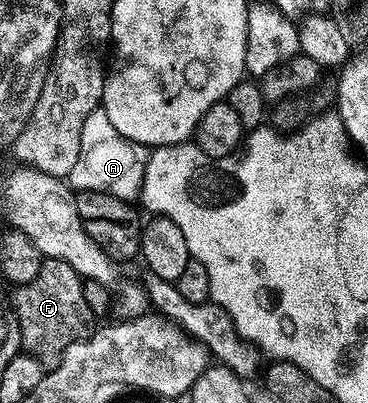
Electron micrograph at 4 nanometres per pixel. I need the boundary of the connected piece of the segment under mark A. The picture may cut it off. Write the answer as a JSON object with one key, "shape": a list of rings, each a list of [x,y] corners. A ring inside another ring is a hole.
{"shape":[[[97,108],[89,112],[81,128],[79,155],[77,164],[73,164],[73,172],[69,176],[69,185],[75,192],[80,190],[105,192],[109,196],[117,196],[121,200],[134,203],[143,192],[143,177],[148,153],[148,147],[121,136],[121,132],[113,128],[104,110]]]}

